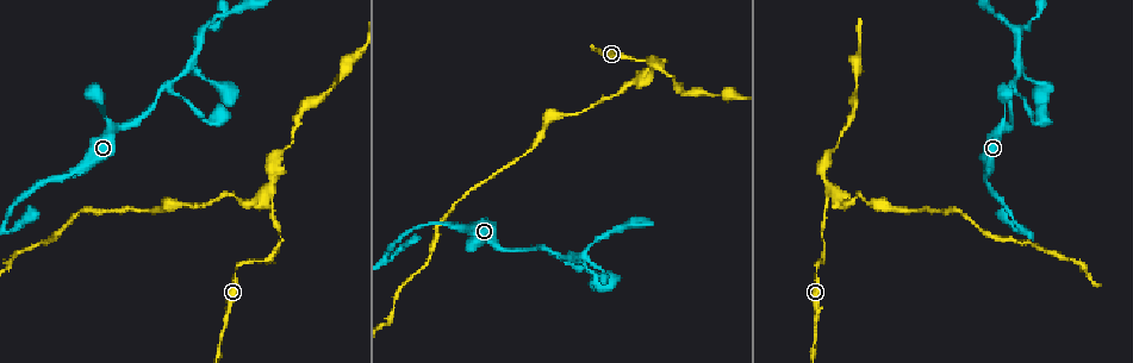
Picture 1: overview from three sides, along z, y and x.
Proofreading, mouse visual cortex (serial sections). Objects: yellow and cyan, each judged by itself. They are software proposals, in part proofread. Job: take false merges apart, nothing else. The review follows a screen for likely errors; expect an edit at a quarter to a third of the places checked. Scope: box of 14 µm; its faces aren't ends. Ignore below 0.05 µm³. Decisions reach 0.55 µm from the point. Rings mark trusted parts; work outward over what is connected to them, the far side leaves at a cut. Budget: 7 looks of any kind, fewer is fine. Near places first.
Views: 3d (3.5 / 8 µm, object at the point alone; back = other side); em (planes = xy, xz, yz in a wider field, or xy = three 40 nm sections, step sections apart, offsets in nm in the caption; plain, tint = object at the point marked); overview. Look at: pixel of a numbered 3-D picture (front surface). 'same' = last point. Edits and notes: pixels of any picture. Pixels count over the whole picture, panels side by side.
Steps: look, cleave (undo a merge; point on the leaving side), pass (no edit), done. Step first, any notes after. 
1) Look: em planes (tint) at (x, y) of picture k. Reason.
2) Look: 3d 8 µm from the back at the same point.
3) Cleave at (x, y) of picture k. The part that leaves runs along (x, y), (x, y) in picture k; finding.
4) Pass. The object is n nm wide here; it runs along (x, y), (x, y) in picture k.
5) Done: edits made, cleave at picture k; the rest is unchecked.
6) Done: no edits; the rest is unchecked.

Look: 3d 8 µm at (988, 172) of picture 1. Calibre changes.

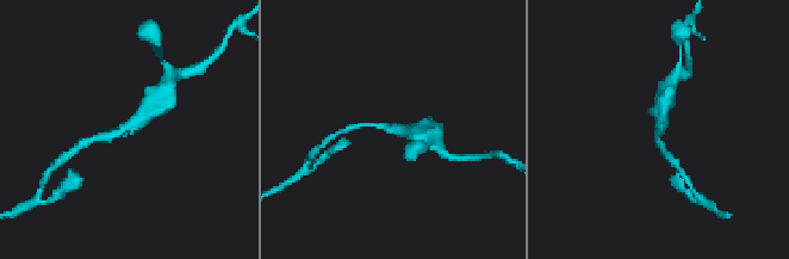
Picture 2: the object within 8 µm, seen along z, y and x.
Look: 3d 3.5 µm from the back at (389, 128) of picture 2. Zoom in.

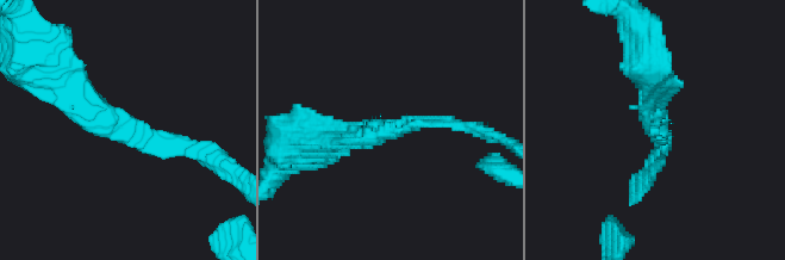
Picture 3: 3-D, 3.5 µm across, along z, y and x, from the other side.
Look: em xy step 2 (tint) at (389, 130) of picture 3. The arms are 150, 350 nm wide; need the tissue.

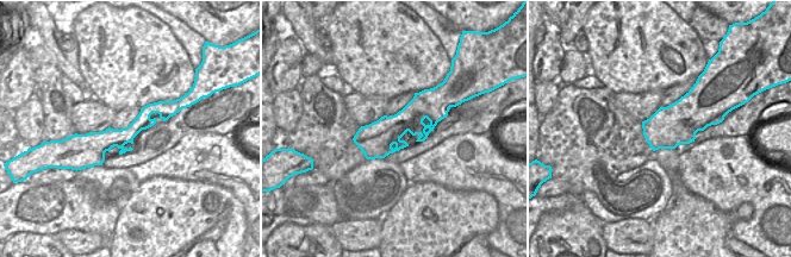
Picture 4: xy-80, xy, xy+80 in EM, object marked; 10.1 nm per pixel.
Pass. It runs along (60, 85), (123, 129), (195, 150) in picture 3; continuous, no second cell.

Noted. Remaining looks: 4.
Look: em xy step 2 (tint) at (5, 232) of picture 1. Sharp bend.

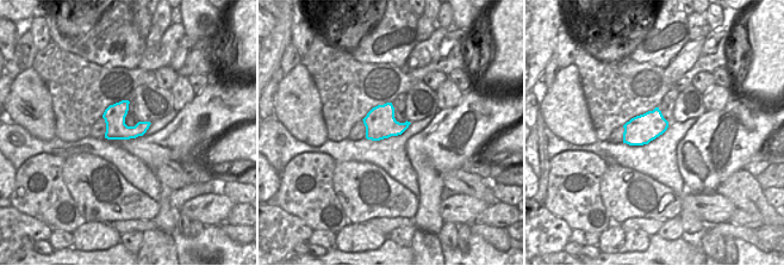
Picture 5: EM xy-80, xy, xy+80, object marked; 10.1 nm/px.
Look: 3d 3.5 µm at the same point.

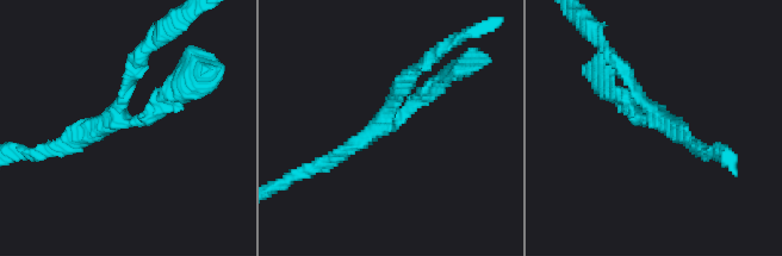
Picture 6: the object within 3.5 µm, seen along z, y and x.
Pass. The arms are 150, 200, 200 nm wide; all the same cell.

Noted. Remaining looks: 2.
Look: 3d 3.5 µm at (550, 248) of picture 1. Side arm on a straight run.

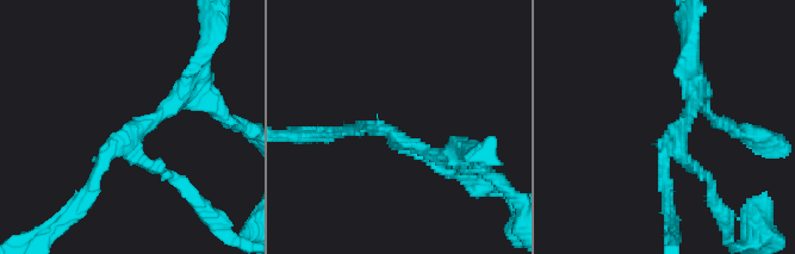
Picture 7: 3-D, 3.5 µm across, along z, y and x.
Look: em xy step 1 (tint) at (394, 134) of picture 7.

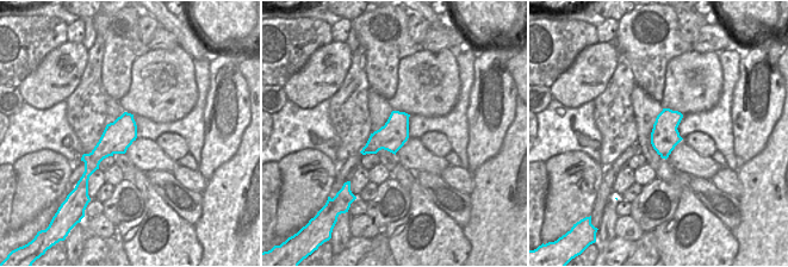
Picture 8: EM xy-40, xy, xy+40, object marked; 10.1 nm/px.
Pass. 3 arms meet here; the arms are 150, 150, 200 nm wide; it runs along (78, 200), (100, 160), (180, 91) in picture 7; one cell here.

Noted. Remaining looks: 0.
Done: no edits; the rest is unchecked.

